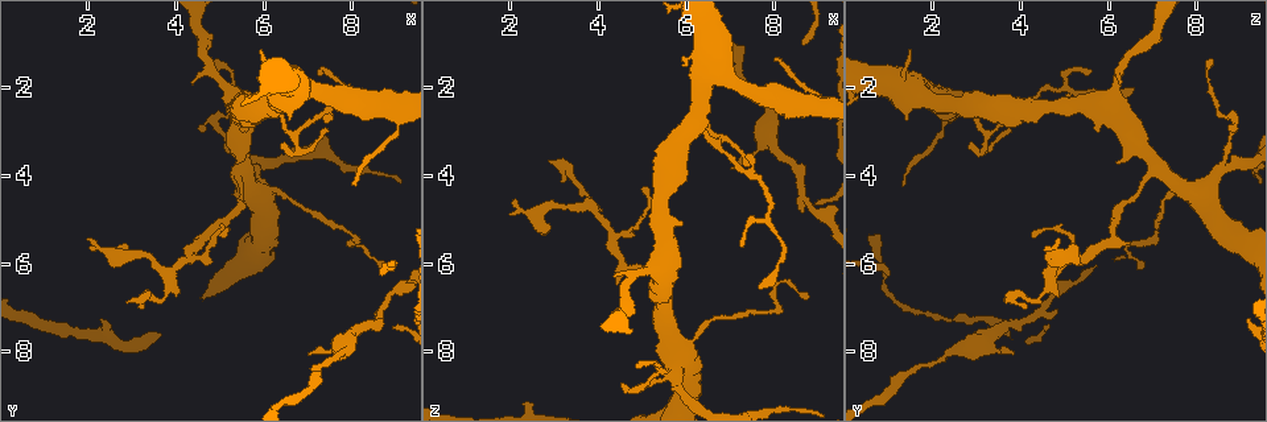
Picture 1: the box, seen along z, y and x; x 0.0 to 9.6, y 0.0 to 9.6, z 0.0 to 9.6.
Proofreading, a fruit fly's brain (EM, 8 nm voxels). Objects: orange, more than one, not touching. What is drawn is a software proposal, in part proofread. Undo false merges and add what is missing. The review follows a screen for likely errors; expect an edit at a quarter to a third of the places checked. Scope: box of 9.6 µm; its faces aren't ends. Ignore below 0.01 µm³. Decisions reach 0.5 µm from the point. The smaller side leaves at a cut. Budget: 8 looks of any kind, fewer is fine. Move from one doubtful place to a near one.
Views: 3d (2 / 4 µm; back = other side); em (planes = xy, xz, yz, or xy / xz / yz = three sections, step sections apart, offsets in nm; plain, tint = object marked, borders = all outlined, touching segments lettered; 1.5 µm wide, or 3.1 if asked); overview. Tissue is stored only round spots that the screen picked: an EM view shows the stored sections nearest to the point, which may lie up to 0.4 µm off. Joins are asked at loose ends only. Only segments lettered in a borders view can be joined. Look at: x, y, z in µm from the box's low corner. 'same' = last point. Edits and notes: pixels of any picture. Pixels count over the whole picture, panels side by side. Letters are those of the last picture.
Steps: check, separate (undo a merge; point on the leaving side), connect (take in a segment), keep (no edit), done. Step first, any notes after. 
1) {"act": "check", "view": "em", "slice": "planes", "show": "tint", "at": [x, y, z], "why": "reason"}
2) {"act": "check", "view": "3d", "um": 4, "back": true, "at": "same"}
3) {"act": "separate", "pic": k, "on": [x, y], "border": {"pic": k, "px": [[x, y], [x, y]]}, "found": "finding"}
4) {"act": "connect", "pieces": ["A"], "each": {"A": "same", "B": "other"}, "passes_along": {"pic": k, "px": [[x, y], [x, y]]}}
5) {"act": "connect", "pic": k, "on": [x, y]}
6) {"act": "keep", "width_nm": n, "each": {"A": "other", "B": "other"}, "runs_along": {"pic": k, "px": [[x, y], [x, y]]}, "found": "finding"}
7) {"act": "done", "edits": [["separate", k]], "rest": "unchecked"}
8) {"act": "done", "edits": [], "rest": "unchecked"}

{"act": "check", "view": "em", "slice": "planes", "show": "tint", "at": [6.60, 2.05, 1.60], "why": "thick turns thin"}

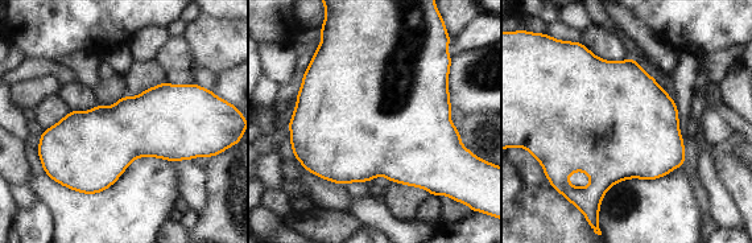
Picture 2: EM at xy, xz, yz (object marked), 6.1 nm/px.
{"act": "check", "view": "em", "slice": "planes", "show": "borders", "at": "same", "why": "see the neighbours"}

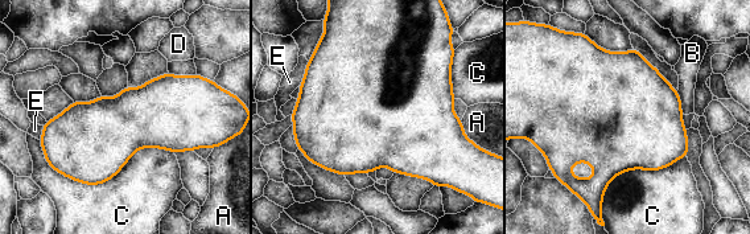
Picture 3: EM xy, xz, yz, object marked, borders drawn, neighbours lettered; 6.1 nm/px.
{"act": "keep", "each": {"A": "other", "B": "other", "C": "other", "D": "other", "E": "other"}, "found": "continuous, no second neuron"}

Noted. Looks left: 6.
{"act": "check", "view": "em", "slice": "planes", "show": "borders", "at": [2.70, 6.00, 5.40], "why": "branch stops here"}

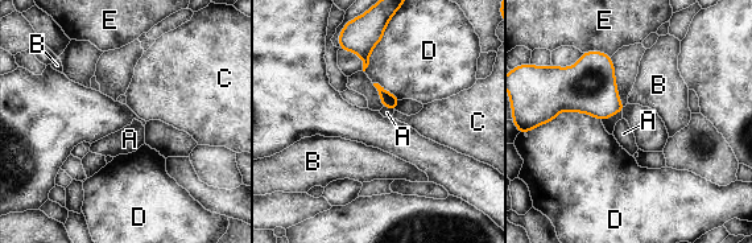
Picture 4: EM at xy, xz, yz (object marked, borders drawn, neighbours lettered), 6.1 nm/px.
{"act": "keep", "each": {"A": "other", "B": "other", "C": "other", "D": "other", "E": "other"}, "border": {"pic": 4, "px": [[383, 106], [393, 111]]}, "found": "no lettered segment goes on from it"}

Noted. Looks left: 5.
{"act": "check", "view": "em", "slice": "planes", "show": "borders", "at": [3.35, 6.65, 3.90], "why": "abrupt turn"}

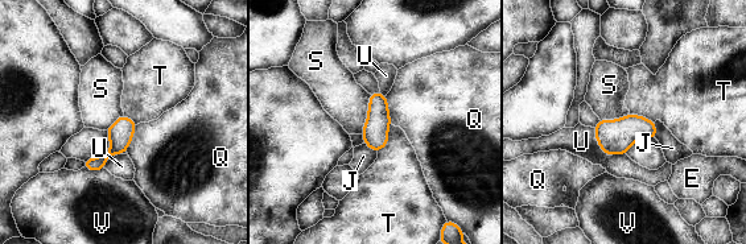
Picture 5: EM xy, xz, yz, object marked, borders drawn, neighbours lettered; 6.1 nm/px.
{"act": "keep", "each": {"E": "other", "J": "other", "Q": "other", "S": "other", "T": "other", "U": "other", "V": "other"}, "border": {"pic": 5, "px": [[370, 94], [367, 120], [361, 133]]}, "found": "all the same neuron"}

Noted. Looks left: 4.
{"act": "done", "edits": [], "rest": "unchecked"}

